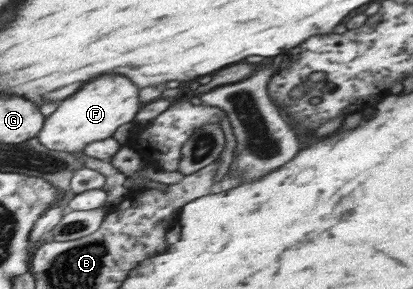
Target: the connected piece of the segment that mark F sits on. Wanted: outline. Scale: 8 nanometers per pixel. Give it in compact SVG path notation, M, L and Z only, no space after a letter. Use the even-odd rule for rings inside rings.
M106 75L94 83L90 81L78 93L65 99L52 116L45 118L45 126L38 139L48 149L80 153L88 147L88 143L108 139L118 131L118 127L132 123L142 108L138 95L140 89L122 75Z

